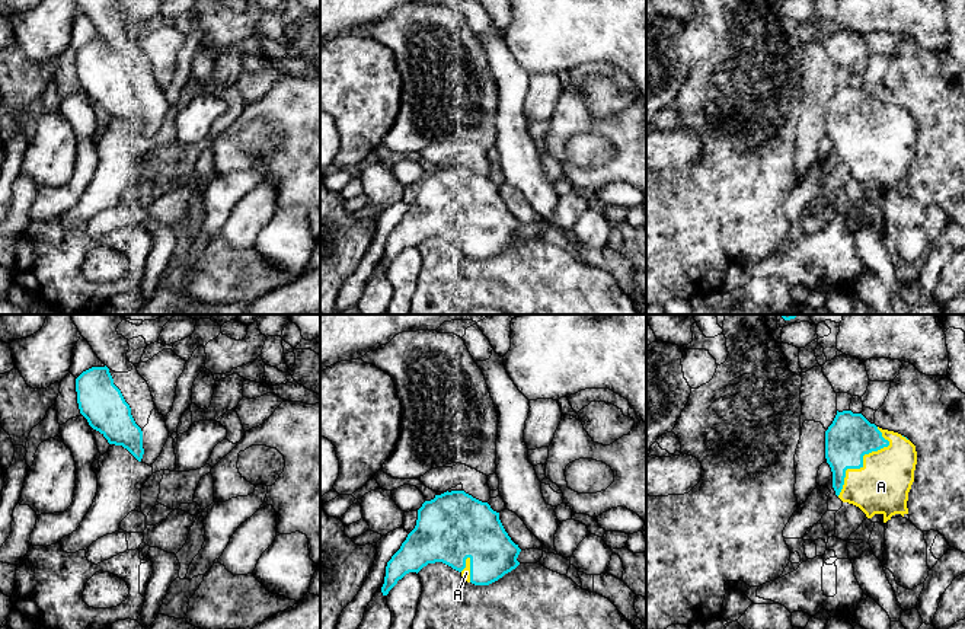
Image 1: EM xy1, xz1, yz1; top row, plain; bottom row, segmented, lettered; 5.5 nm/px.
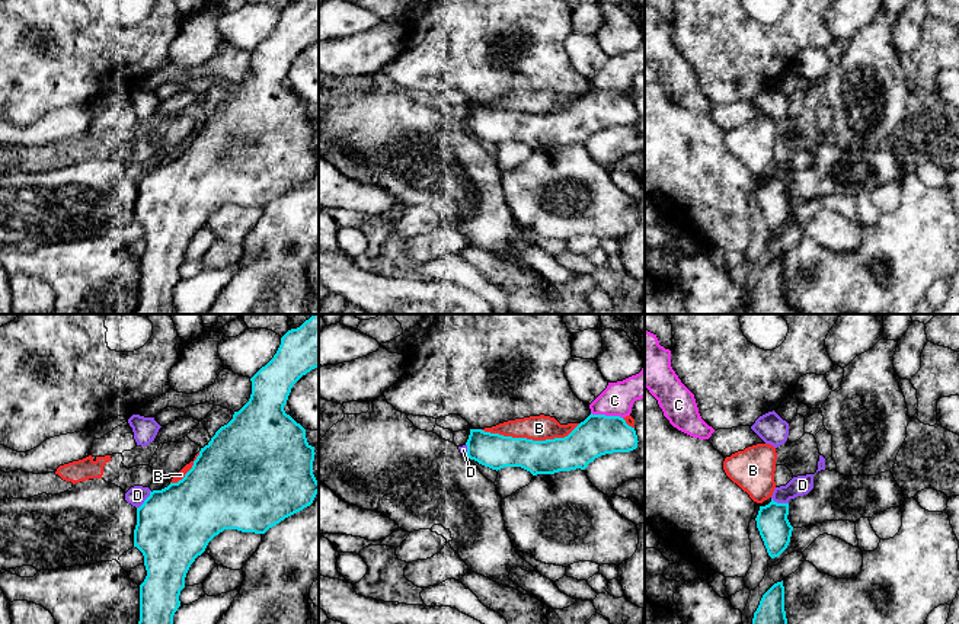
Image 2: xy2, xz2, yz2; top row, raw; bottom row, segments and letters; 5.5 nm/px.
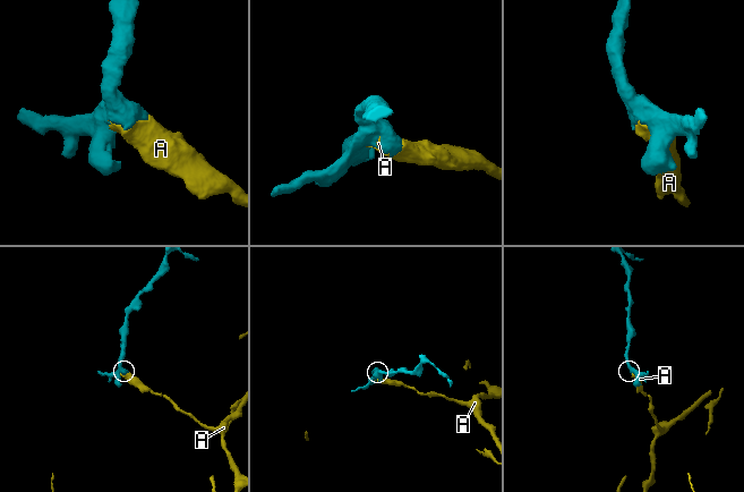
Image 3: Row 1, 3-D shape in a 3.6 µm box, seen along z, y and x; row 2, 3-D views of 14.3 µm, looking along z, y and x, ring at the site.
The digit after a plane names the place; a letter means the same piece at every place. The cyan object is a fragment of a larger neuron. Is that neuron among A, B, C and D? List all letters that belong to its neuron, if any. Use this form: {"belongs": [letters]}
{"belongs": ["A"]}

